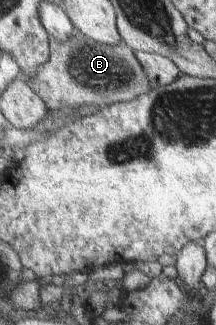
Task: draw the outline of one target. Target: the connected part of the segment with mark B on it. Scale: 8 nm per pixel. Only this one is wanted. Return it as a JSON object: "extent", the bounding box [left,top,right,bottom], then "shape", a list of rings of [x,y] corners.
{"extent":[21,29,156,110],"shape":[[[76,29],[70,40],[62,42],[50,36],[50,43],[50,60],[40,64],[36,76],[25,76],[23,69],[21,75],[44,98],[49,110],[76,109],[91,104],[98,108],[108,107],[138,99],[138,96],[156,88],[136,57],[136,52],[124,41],[120,44],[101,44]]]}

